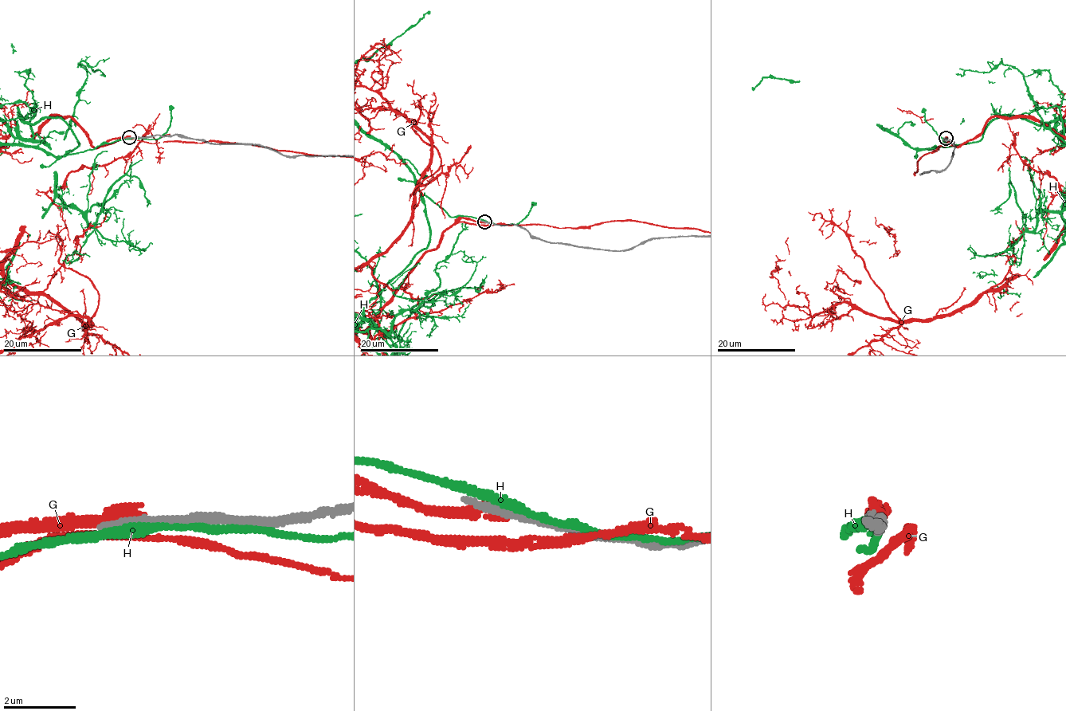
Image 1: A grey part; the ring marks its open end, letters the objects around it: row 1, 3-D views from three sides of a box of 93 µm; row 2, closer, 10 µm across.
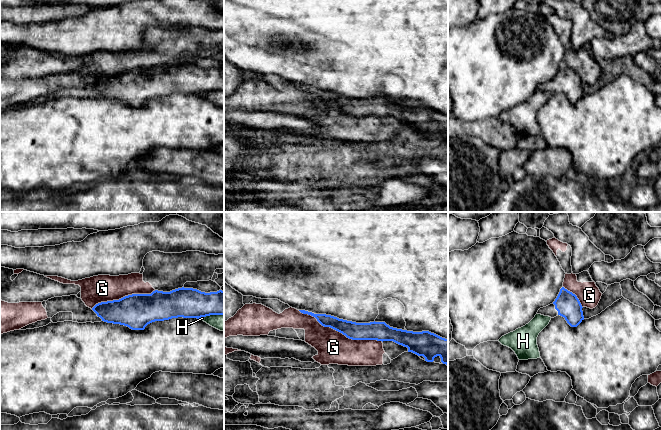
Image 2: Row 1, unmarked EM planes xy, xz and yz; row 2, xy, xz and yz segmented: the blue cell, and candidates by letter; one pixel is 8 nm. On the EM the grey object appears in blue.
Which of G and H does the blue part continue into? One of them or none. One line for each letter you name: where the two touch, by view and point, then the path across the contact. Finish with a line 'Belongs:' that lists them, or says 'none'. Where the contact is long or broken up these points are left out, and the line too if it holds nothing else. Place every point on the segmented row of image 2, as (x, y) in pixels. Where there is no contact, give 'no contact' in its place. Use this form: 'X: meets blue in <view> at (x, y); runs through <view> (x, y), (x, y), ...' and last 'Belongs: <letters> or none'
Belongs: none

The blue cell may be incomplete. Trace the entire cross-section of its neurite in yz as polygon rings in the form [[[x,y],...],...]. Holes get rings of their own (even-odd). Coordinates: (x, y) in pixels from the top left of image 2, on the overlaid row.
[[[562,287],[555,301],[546,307],[540,308],[537,314],[551,318],[560,315],[565,318],[571,327],[577,327],[584,320],[582,308],[577,296]]]

